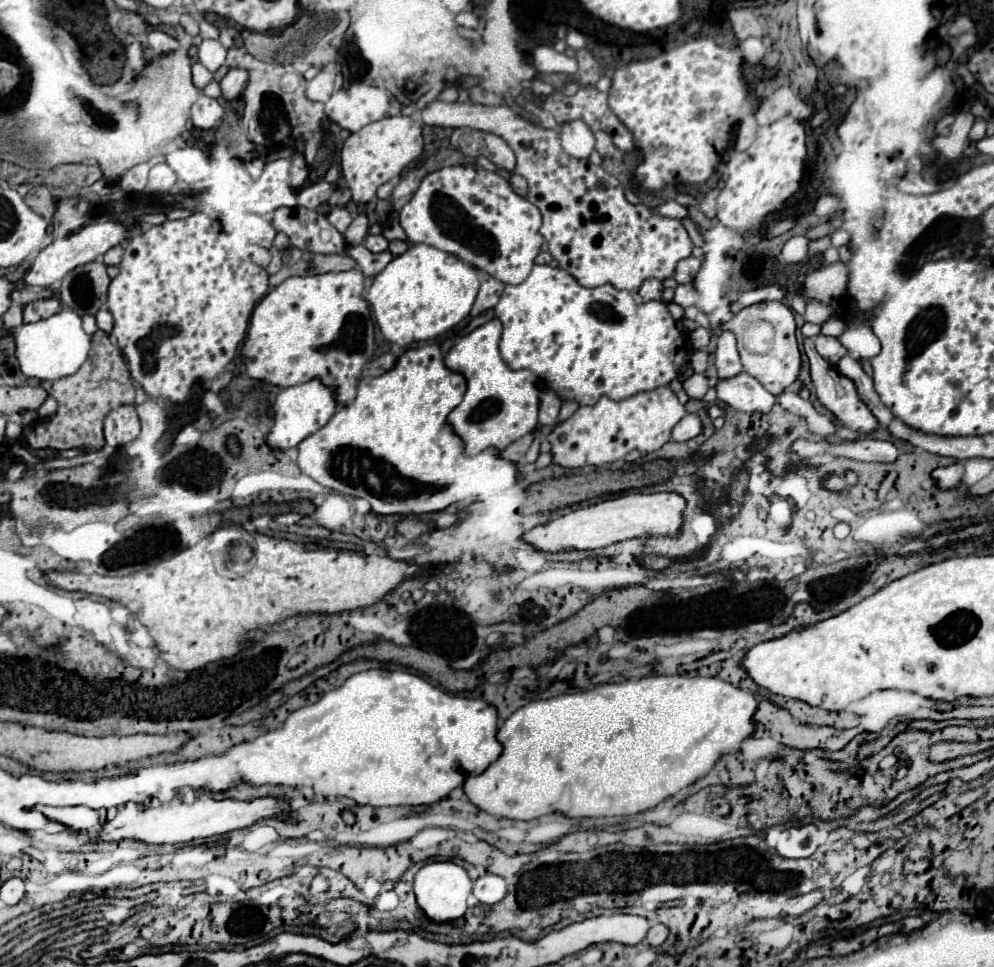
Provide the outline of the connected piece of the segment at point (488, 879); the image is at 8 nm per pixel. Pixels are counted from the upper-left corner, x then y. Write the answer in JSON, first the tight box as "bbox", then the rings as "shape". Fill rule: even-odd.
{"bbox":[474,874,506,906],"shape":[[[484,874],[474,882],[474,896],[486,904],[486,906],[494,906],[496,902],[500,902],[506,896],[506,882],[502,876],[494,876],[494,874]]]}

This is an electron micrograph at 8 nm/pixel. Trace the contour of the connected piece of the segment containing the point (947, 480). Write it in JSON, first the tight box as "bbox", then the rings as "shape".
{"bbox":[932,462,964,490],"shape":[[[956,462],[956,464],[950,464],[950,466],[940,466],[940,468],[934,468],[932,470],[932,480],[936,482],[936,486],[940,490],[950,490],[950,488],[956,488],[964,476],[964,464],[962,462]]]}

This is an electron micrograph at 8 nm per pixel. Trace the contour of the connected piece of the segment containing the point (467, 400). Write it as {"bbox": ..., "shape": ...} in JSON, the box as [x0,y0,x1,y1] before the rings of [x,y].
{"bbox":[444,318,538,456],"shape":[[[498,318],[478,326],[470,334],[462,336],[444,356],[448,370],[466,378],[464,400],[448,414],[446,422],[454,434],[464,440],[464,454],[474,456],[486,448],[504,450],[524,434],[538,426],[538,378],[530,370],[510,370],[500,358],[500,334],[502,324]]]}

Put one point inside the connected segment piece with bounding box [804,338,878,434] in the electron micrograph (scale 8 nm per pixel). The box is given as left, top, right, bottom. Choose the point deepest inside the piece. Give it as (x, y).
(838, 394)

